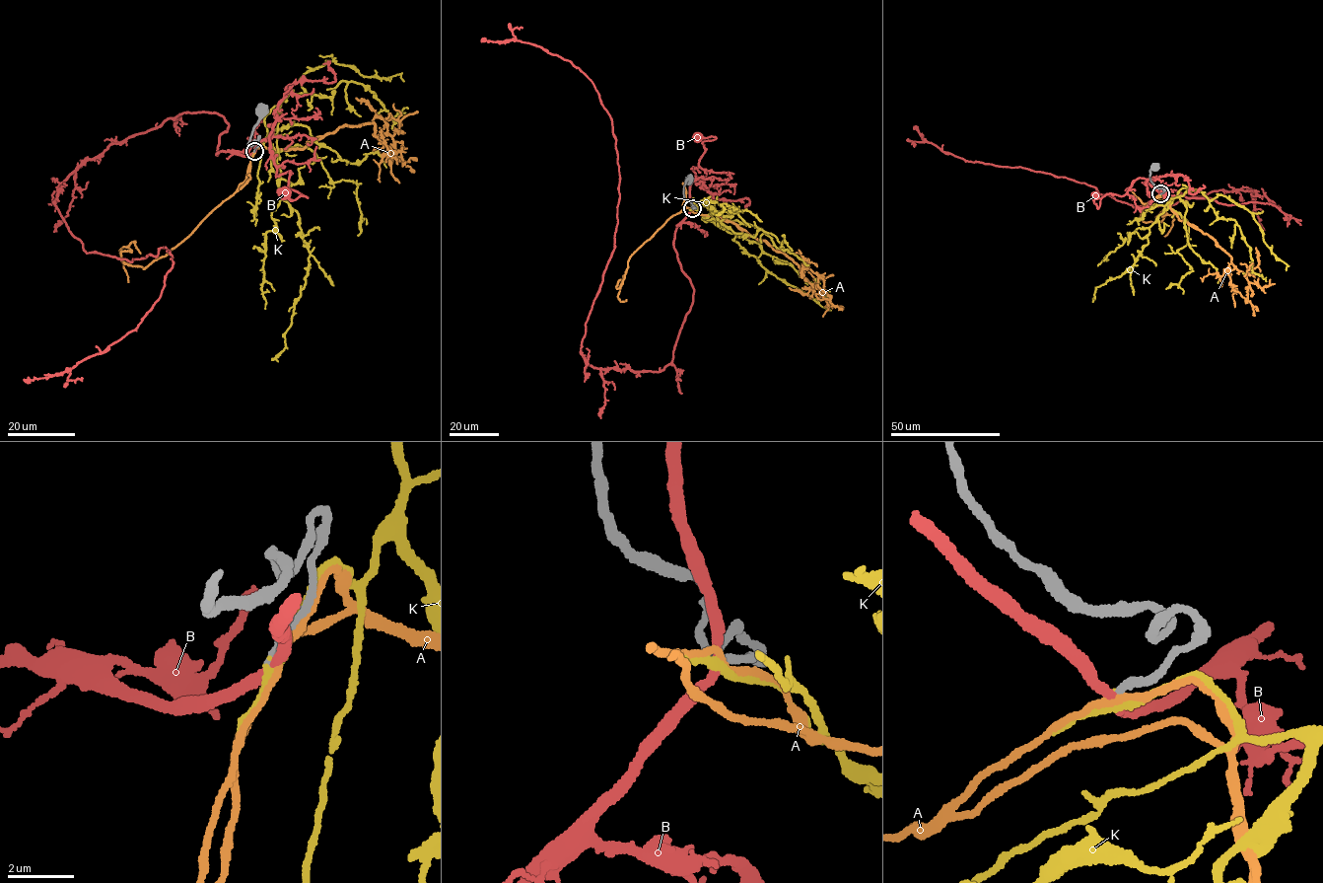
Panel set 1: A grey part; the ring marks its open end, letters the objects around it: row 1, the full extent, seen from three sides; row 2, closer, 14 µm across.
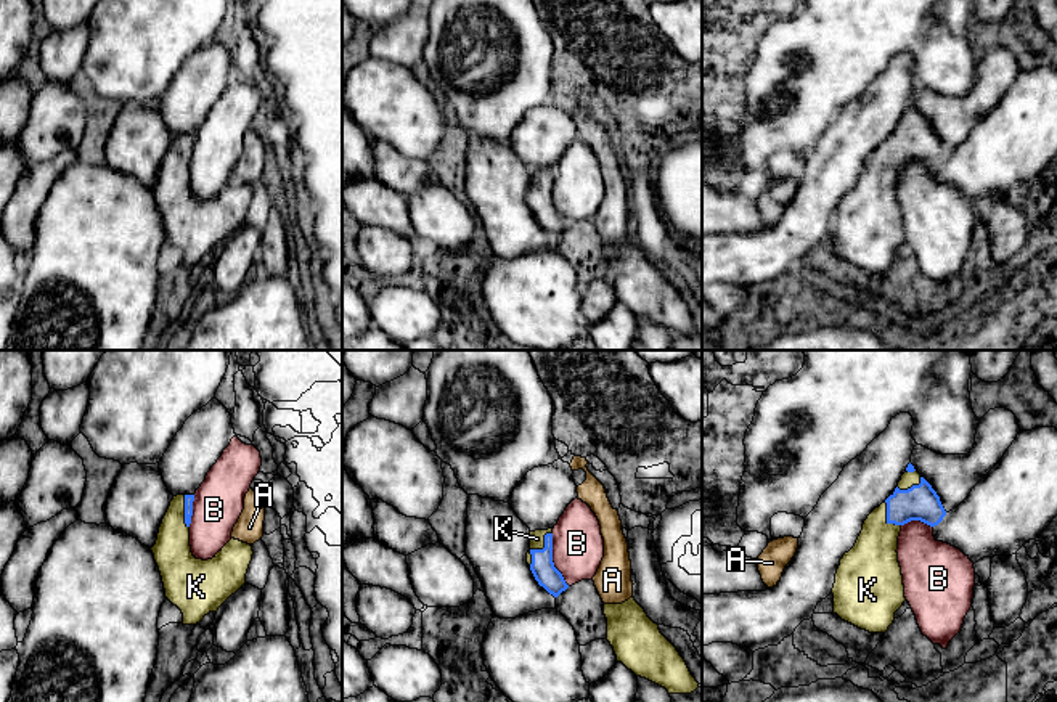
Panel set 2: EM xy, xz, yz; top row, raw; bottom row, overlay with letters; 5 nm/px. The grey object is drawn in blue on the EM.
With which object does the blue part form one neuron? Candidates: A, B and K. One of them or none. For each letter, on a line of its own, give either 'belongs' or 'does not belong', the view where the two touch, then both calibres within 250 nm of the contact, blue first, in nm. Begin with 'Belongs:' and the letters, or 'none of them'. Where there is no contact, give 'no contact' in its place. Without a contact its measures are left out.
Belongs: K
A: does not belong; no contact
B: does not belong; contact in xz; calibres 120 and 260 nm
K: belongs; contact in xz; calibres 120 and 80 nm

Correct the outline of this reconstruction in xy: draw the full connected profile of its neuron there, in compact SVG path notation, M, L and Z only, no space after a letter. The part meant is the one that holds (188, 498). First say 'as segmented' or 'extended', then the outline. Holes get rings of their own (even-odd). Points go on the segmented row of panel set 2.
extended | M177 495L151 548L165 598L183 614L183 625L199 623L244 583L252 546L231 538L212 559L196 559L190 546L194 495Z

